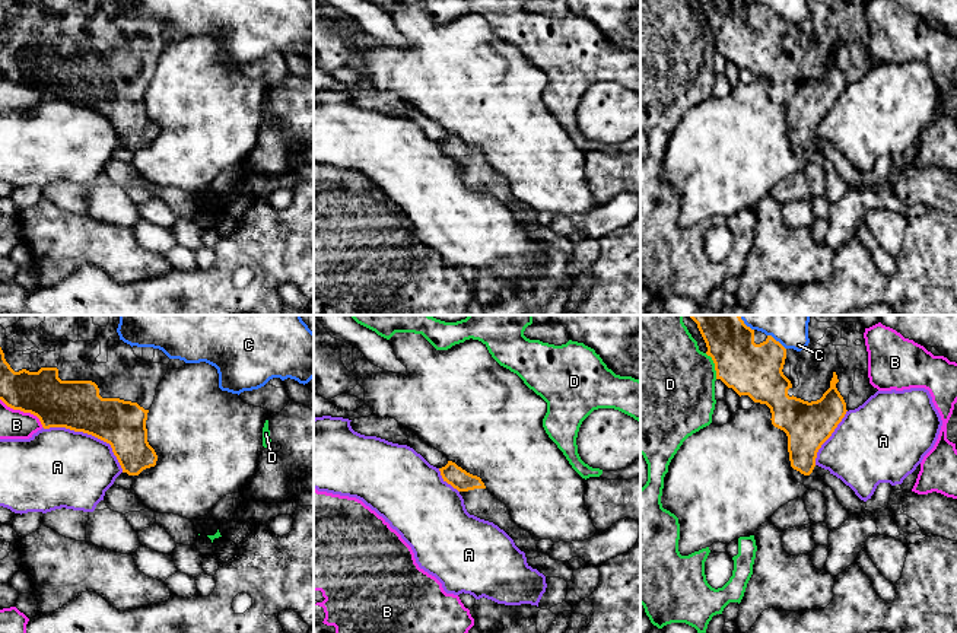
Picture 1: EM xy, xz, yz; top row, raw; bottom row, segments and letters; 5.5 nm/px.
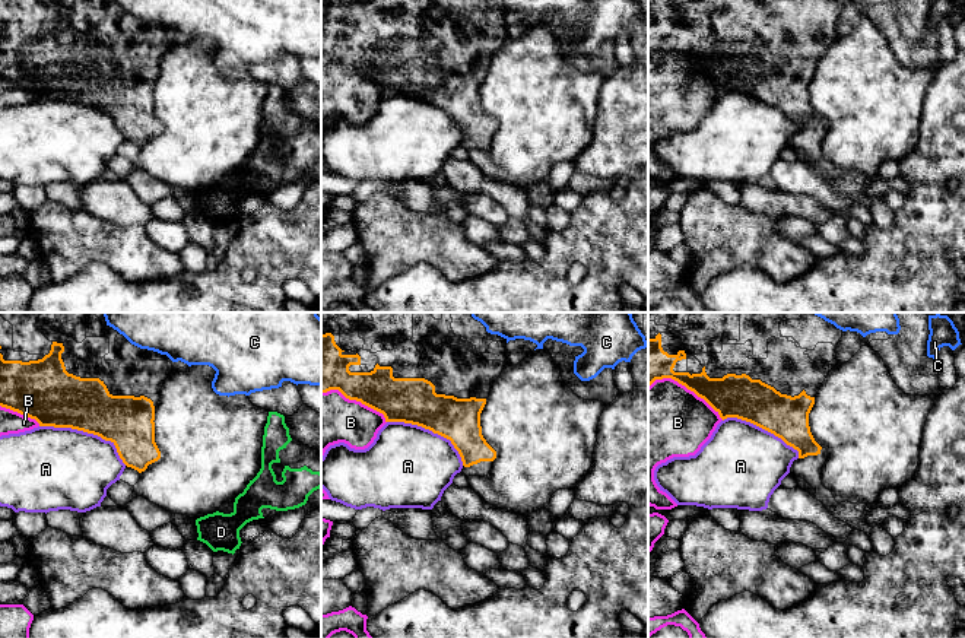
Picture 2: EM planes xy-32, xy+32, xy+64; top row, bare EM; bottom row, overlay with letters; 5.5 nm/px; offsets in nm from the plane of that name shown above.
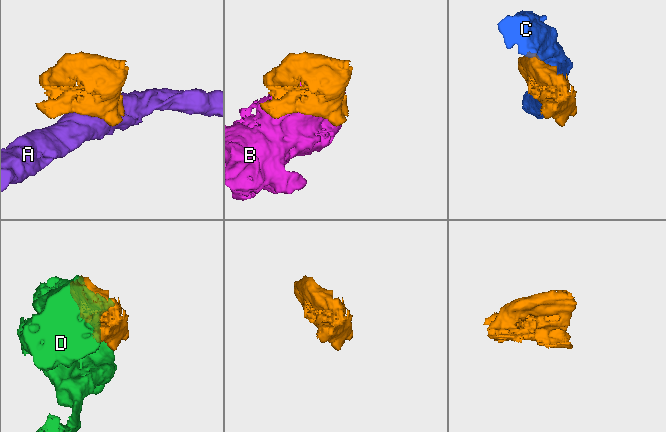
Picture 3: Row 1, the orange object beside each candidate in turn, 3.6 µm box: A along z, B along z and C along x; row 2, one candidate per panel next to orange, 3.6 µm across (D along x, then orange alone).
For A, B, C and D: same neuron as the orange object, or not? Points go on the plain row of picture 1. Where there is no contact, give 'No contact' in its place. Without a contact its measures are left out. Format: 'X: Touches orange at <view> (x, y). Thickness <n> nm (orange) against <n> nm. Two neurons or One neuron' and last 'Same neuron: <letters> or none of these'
A: Touches orange at xy (89, 107). Thickness 280 nm (orange) against 440 nm. Two neurons
B: Touches orange at xy (24, 85). Thickness 260 nm (orange) against 160 nm. Two neurons
C: Touches orange at yz (775, 13). Thickness 300 nm (orange) against 130 nm. Two neurons
D: Touches orange at yz (715, 38). Thickness 300 nm (orange) against 460 nm. Two neurons
Same neuron: none of these

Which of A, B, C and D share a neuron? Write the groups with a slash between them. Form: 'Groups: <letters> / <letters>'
Groups: A / B / C / D

